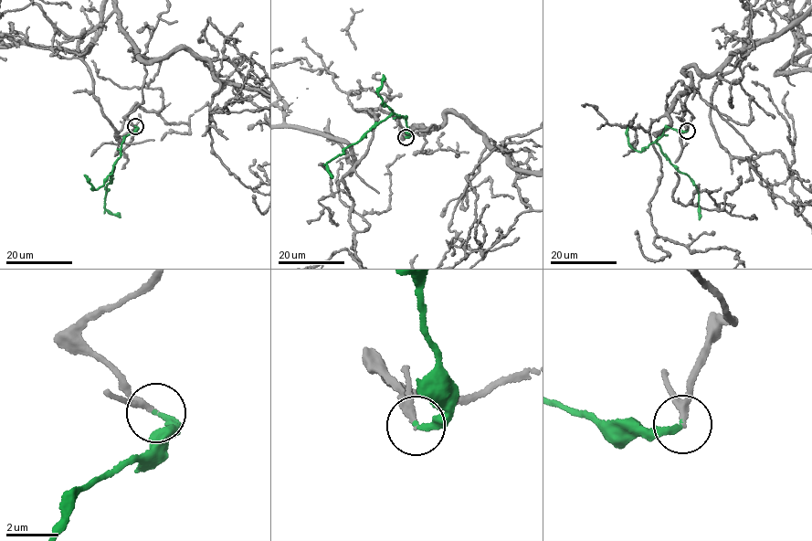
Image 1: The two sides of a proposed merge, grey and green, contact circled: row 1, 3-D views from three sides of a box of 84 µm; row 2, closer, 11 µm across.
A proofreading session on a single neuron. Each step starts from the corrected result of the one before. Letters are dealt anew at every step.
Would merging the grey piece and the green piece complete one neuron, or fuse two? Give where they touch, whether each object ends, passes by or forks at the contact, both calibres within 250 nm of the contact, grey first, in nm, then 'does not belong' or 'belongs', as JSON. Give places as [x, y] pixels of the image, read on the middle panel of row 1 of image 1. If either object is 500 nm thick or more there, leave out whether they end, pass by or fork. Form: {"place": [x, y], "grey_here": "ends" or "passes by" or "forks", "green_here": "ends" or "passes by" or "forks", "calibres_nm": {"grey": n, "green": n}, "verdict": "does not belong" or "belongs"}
{"place": [406, 137], "grey_here": "passes by", "green_here": "ends", "calibres_nm": {"grey": 190, "green": 220}, "verdict": "belongs"}

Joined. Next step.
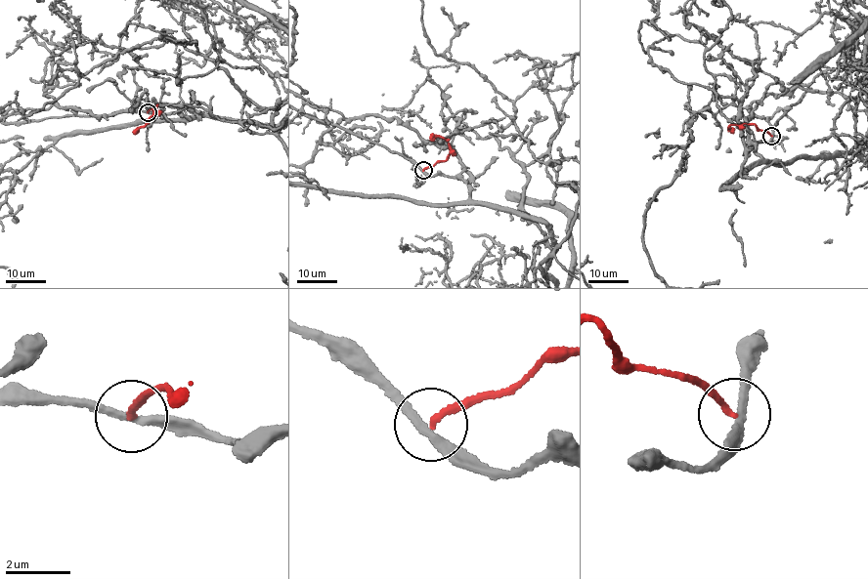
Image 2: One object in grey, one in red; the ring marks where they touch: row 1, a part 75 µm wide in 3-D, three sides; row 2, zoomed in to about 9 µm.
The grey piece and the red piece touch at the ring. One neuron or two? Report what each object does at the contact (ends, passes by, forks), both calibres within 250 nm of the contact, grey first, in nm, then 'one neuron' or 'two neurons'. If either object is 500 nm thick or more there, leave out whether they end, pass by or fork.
grey passes by | red ends | 240/180 nm | two neurons

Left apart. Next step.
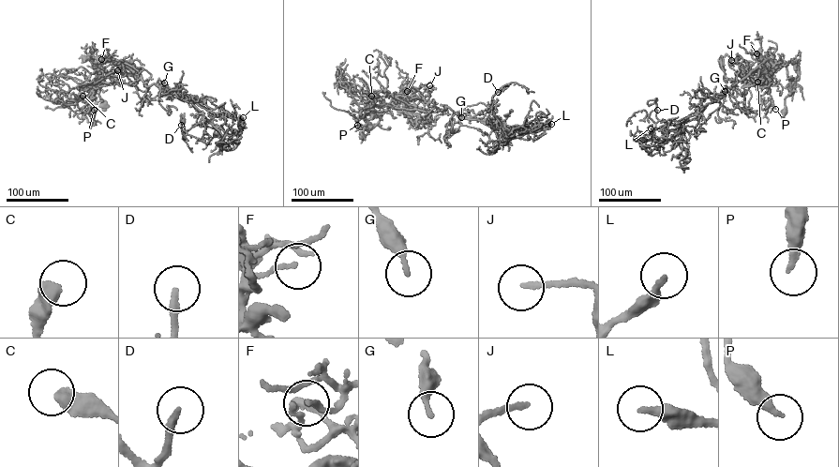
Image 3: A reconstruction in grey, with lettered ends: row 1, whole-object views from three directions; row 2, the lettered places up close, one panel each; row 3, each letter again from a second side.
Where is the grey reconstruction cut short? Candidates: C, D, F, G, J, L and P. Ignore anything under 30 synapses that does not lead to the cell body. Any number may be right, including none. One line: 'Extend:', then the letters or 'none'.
Extend: D

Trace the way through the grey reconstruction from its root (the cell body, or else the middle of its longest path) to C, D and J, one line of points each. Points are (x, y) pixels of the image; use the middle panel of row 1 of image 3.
C: (362, 136), (392, 105), (429, 111), (431, 121), (426, 112), (382, 106), (371, 96)
D: (362, 136), (382, 112), (399, 103), (437, 112), (446, 107), (458, 117), (502, 126), (491, 103), (498, 92)
J: (362, 136), (382, 112), (399, 103), (430, 111), (429, 123), (424, 109), (429, 85)

